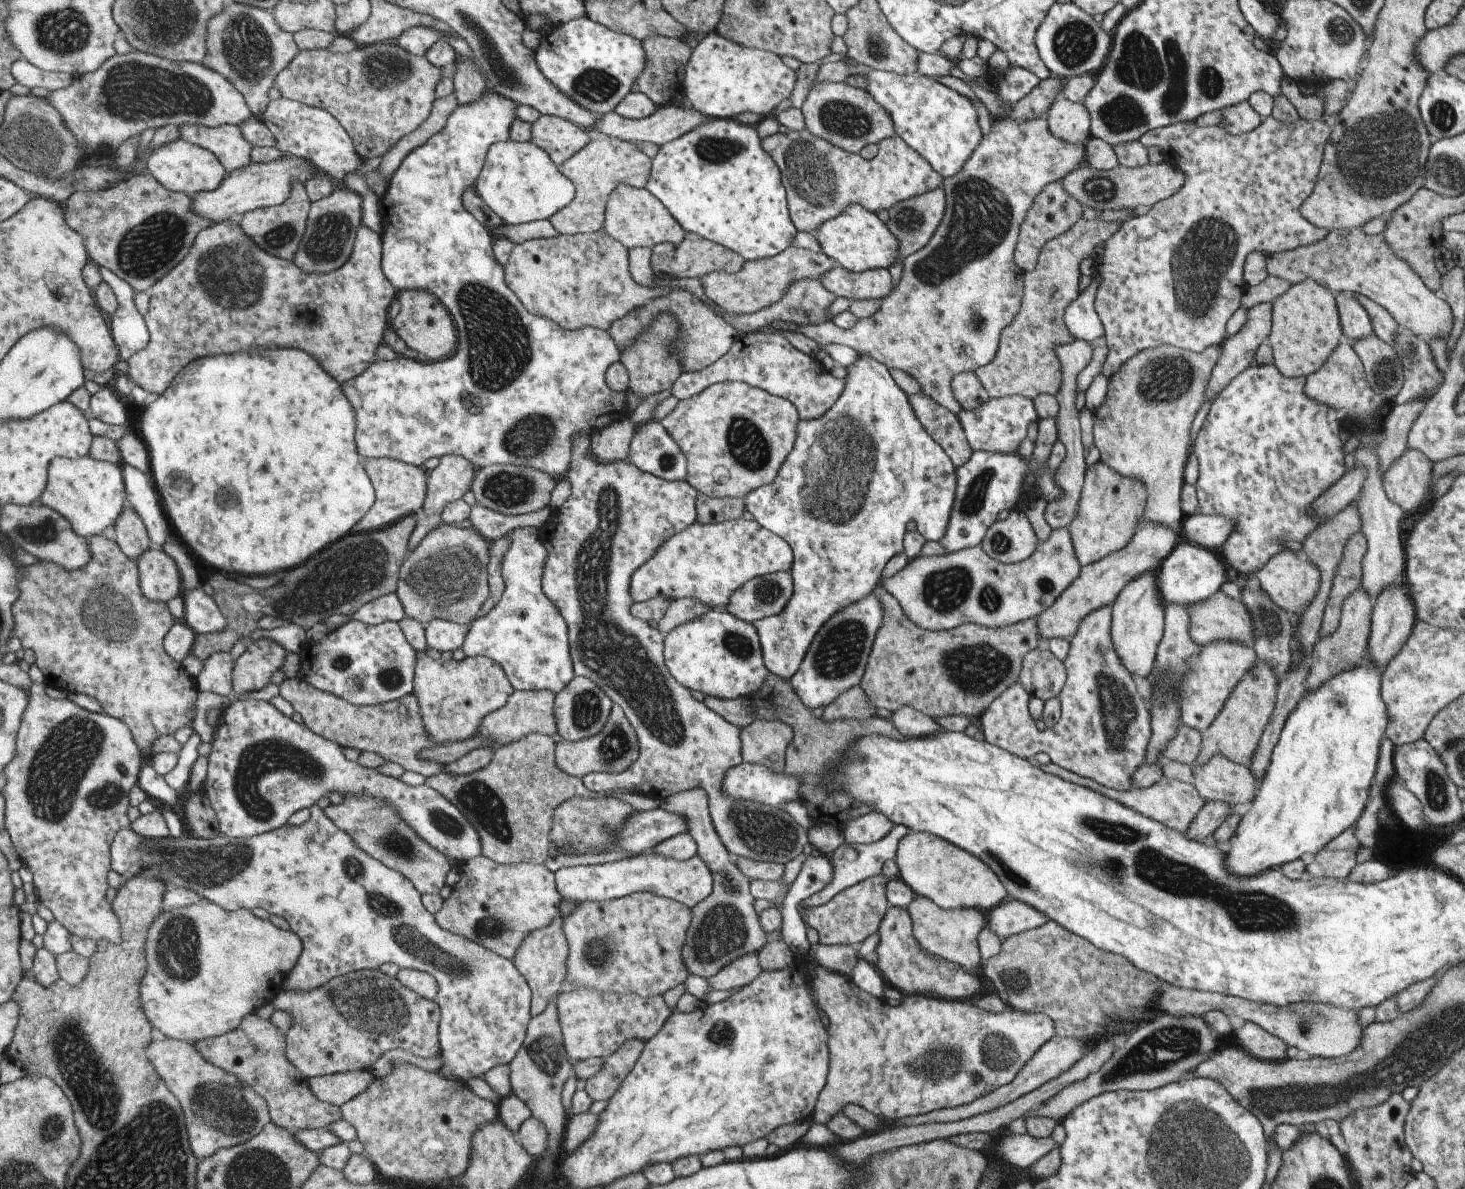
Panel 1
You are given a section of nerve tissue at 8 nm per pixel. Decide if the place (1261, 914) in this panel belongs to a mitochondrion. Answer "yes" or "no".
yes

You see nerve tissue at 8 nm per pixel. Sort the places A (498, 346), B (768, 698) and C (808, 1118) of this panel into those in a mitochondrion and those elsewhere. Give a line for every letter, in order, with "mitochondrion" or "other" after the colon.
A: mitochondrion
B: other
C: other

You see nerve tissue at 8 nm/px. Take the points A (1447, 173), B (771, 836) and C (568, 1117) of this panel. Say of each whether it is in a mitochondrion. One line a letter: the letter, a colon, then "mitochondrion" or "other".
A: mitochondrion
B: mitochondrion
C: other

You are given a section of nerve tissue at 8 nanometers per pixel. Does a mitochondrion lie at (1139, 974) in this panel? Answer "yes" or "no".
no

